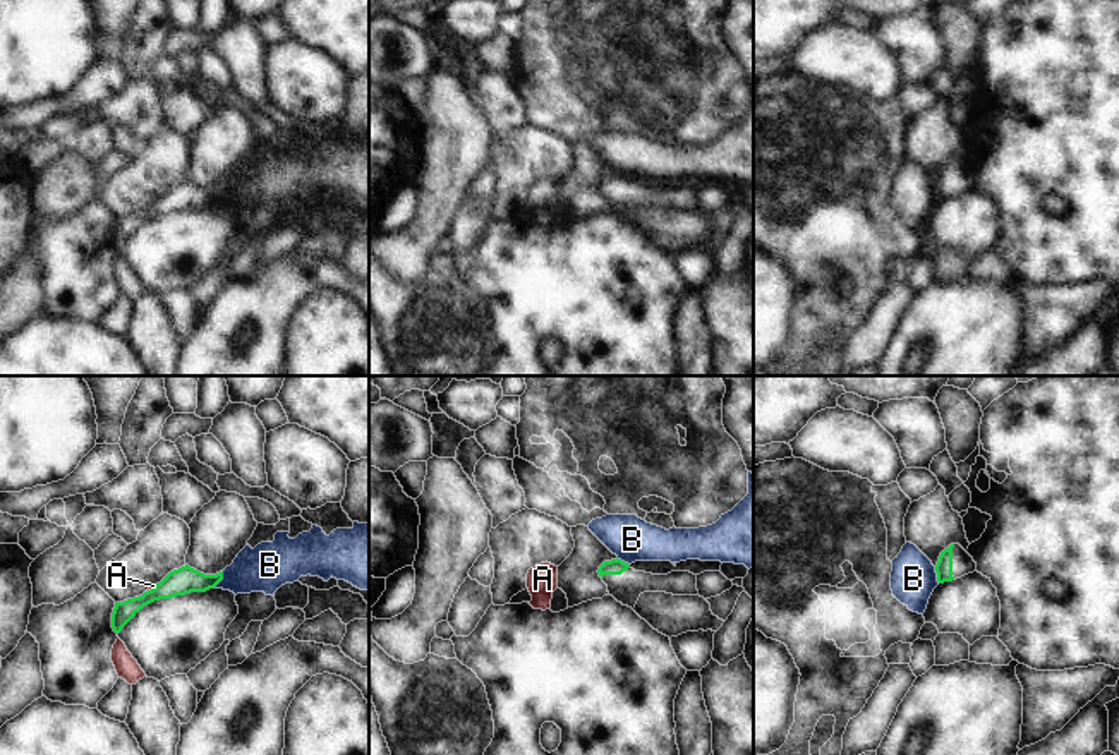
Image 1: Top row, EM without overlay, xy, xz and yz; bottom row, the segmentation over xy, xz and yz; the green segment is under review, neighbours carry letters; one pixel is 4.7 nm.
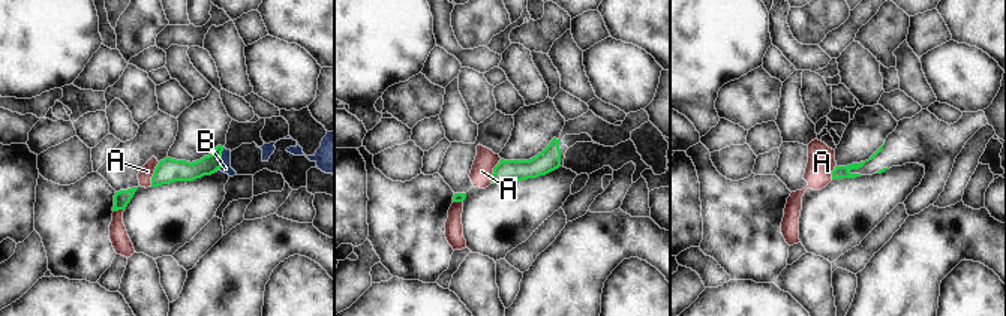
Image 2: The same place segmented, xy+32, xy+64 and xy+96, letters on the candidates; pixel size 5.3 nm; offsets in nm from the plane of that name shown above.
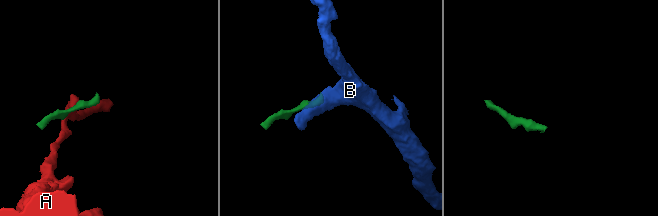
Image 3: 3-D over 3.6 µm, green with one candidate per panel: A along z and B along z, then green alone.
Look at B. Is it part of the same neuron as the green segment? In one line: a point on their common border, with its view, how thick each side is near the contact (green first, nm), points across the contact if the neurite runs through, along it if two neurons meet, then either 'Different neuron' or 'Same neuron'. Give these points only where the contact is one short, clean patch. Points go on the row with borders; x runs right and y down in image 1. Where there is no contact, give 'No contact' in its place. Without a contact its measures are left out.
Touches green at xy (220, 580). Thickness 130 nm (green) against 220 nm. Boundary: xy (223, 572), (223, 577), (213, 587). Different neuron.

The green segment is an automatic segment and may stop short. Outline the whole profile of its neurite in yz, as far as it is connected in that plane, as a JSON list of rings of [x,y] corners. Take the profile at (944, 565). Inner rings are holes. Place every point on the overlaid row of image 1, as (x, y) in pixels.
[[[959,544],[944,549],[935,565],[939,583],[953,582],[973,571],[977,571],[977,563]]]

